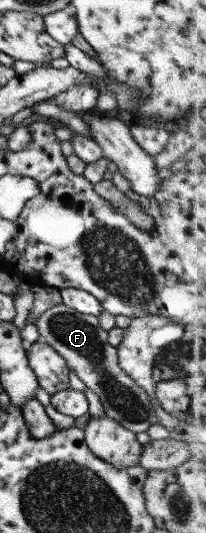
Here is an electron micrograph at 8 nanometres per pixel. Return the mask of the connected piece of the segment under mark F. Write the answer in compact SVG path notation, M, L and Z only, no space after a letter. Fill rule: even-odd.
M60 304L47 309L35 323L41 341L62 355L67 368L75 372L87 388L95 392L107 416L136 434L159 424L159 417L153 410L149 394L119 367L117 349L109 345L108 332L99 326L97 317L75 312L70 307Z

